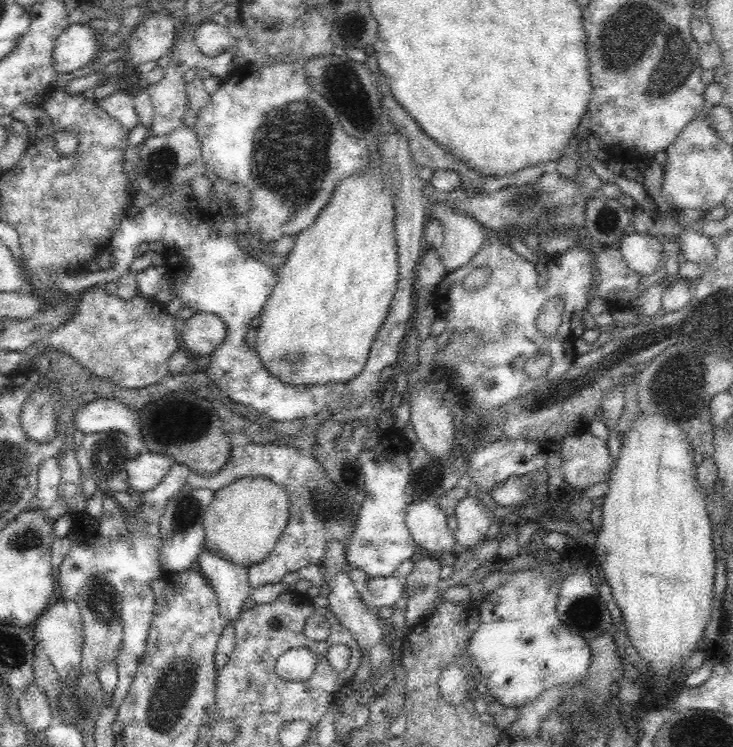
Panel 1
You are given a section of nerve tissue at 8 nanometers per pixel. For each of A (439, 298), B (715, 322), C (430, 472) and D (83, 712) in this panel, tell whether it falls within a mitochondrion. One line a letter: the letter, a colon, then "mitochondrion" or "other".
A: other
B: mitochondrion
C: mitochondrion
D: other

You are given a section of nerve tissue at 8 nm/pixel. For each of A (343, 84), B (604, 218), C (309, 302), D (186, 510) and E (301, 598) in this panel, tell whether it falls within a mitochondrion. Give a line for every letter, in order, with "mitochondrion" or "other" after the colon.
A: mitochondrion
B: mitochondrion
C: other
D: mitochondrion
E: other

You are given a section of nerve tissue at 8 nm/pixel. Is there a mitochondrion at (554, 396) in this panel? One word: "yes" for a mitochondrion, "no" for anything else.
yes

